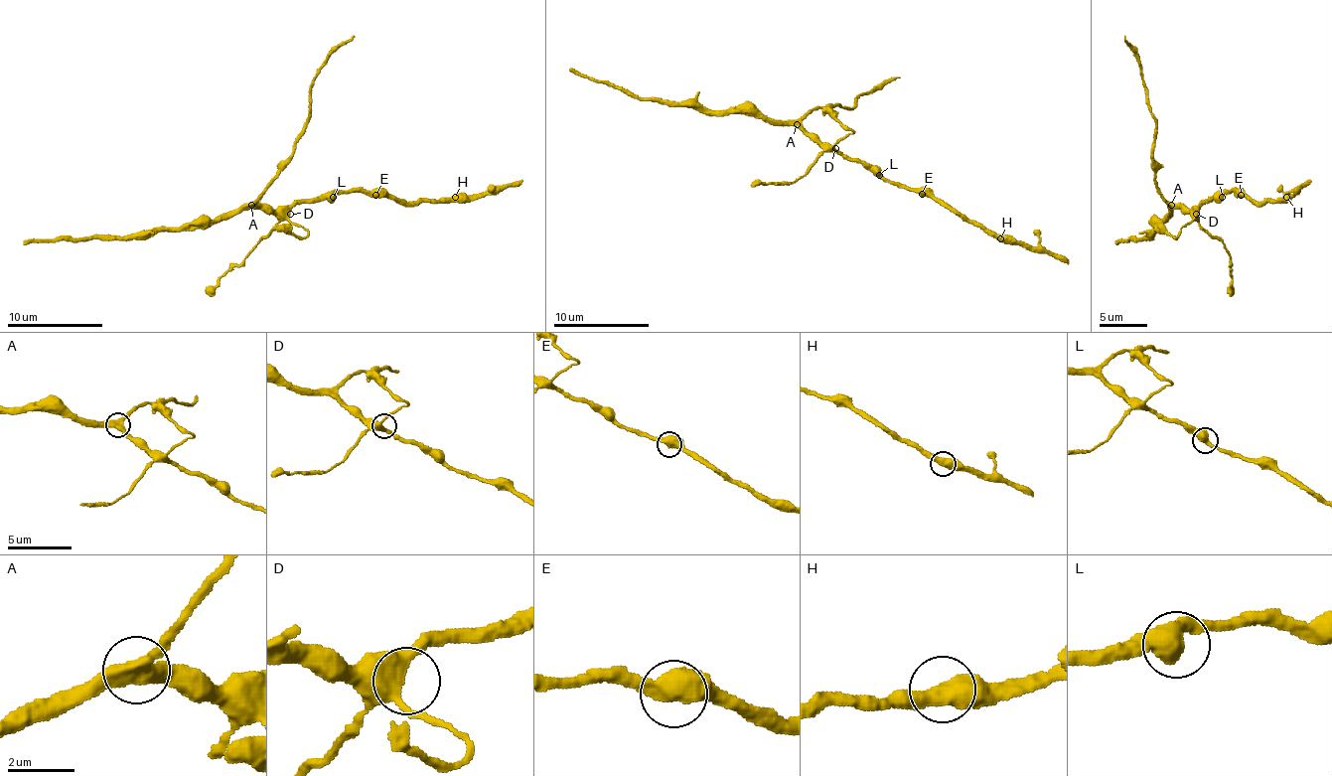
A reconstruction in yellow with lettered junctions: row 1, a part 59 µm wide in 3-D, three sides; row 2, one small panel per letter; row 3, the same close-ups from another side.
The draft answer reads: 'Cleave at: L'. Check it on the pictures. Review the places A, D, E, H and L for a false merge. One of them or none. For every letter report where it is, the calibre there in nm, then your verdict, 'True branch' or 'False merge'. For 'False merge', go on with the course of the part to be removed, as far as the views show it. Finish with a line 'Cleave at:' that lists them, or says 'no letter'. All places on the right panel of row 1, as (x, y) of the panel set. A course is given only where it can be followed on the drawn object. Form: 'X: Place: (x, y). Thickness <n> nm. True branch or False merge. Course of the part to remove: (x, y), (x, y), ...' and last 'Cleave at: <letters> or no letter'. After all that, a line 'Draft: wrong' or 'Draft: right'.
A: Place: (1171, 205). Thickness 440 nm. True branch
D: Place: (1196, 214). Thickness 420 nm. True branch
E: Place: (1241, 195). Thickness 440 nm. True branch
H: Place: (1286, 197). Thickness 550 nm. True branch
L: Place: (1222, 197). Thickness 550 nm. True branch
Cleave at: no letter
Draft: wrong

